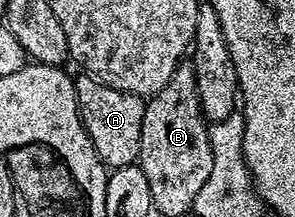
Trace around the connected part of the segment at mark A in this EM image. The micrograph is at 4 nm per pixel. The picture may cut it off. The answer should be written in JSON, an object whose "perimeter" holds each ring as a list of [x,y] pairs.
{"perimeter":[[[82,74],[82,77],[79,75],[74,81],[74,89],[78,95],[78,113],[82,115],[82,124],[103,165],[116,169],[135,163],[140,150],[142,119],[146,109],[143,97],[110,88],[89,74]]]}

